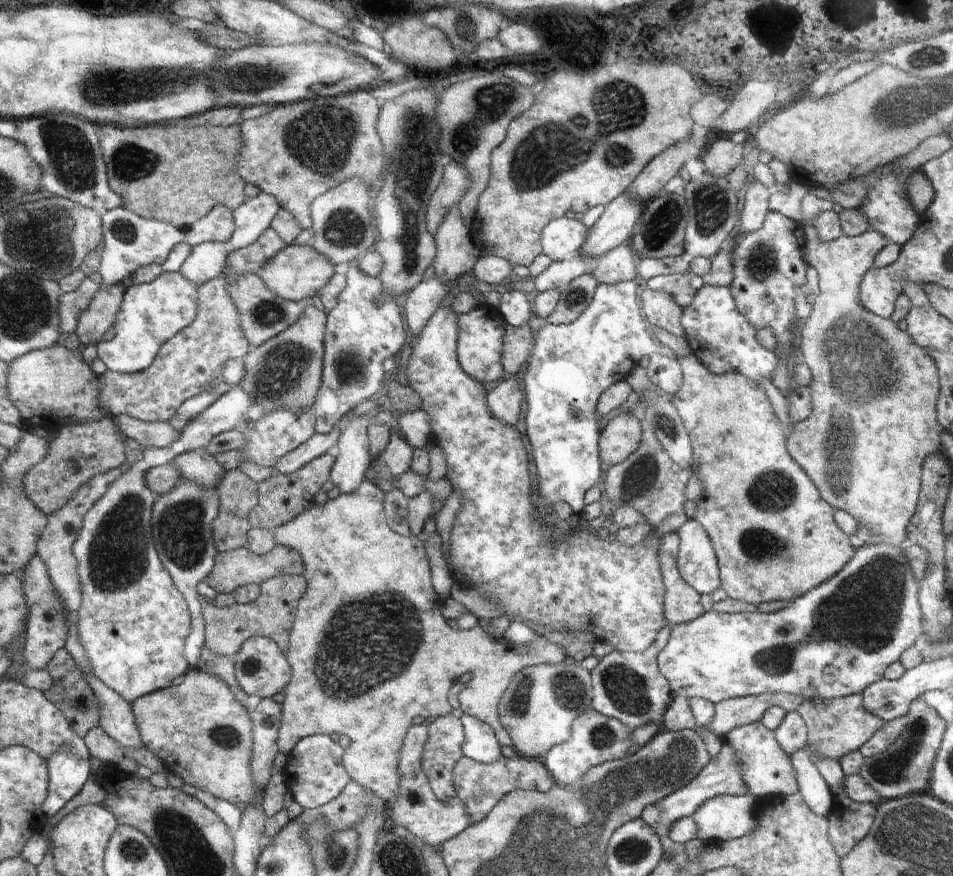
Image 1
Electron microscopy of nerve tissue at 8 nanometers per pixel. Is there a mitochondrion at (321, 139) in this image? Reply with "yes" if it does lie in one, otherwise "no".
yes

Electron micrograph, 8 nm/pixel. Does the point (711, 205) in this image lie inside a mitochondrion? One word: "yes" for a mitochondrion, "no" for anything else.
yes

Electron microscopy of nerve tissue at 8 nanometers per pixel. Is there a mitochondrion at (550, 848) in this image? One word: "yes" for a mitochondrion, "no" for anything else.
yes

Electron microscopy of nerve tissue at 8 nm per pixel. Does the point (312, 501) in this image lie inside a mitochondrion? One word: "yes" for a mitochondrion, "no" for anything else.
no

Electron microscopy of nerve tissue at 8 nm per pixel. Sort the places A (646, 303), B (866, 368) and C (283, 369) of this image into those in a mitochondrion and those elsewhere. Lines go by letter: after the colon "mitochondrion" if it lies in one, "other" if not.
A: other
B: mitochondrion
C: mitochondrion

